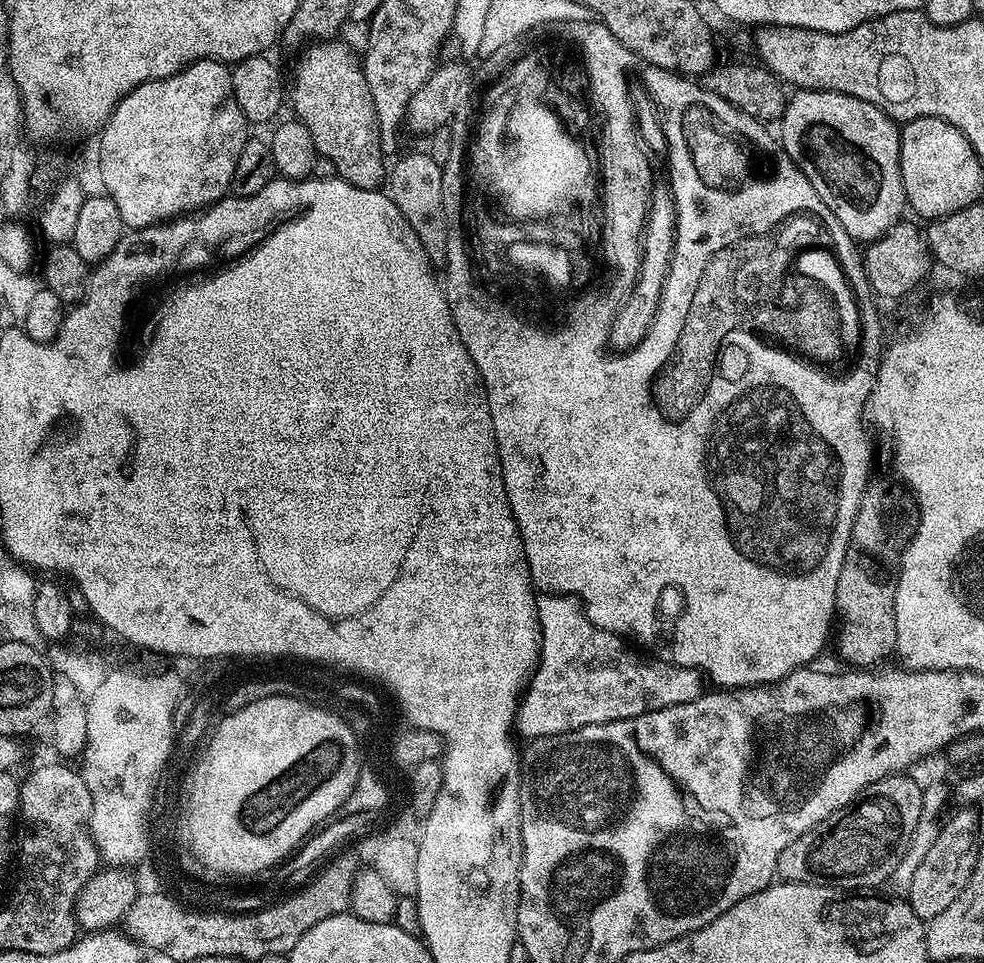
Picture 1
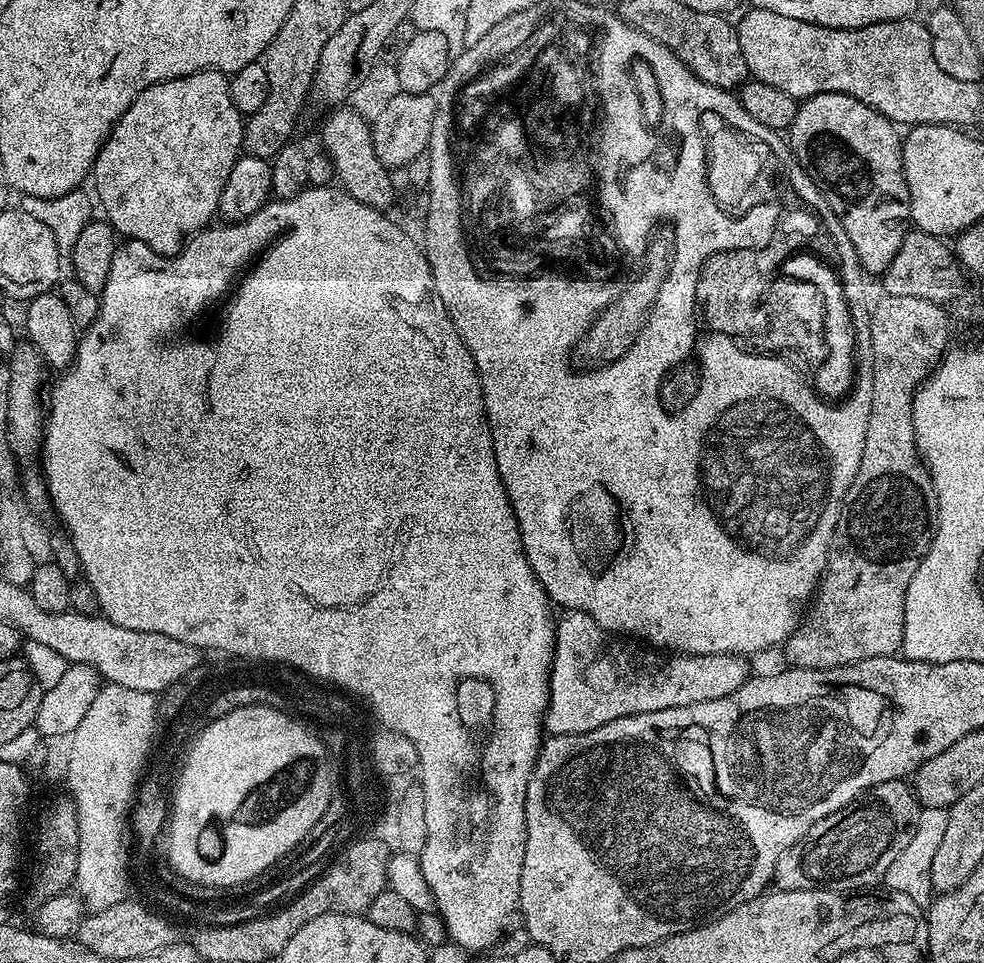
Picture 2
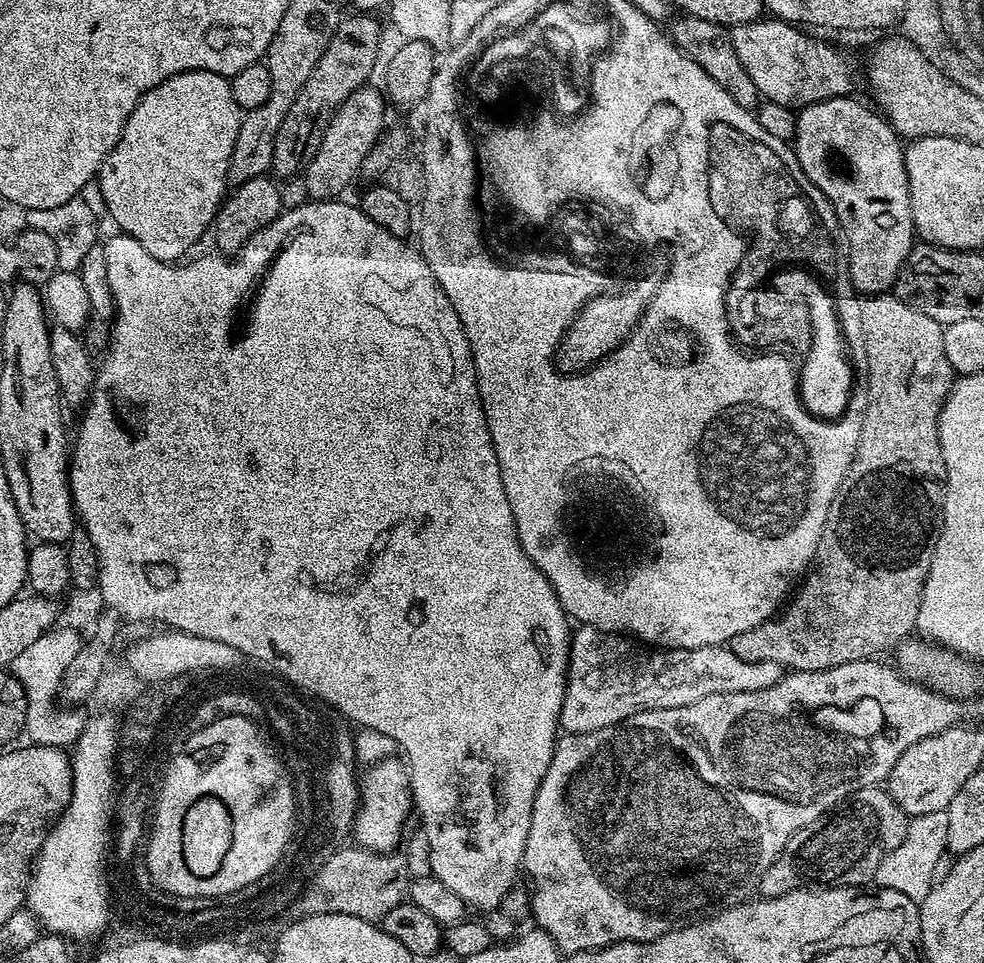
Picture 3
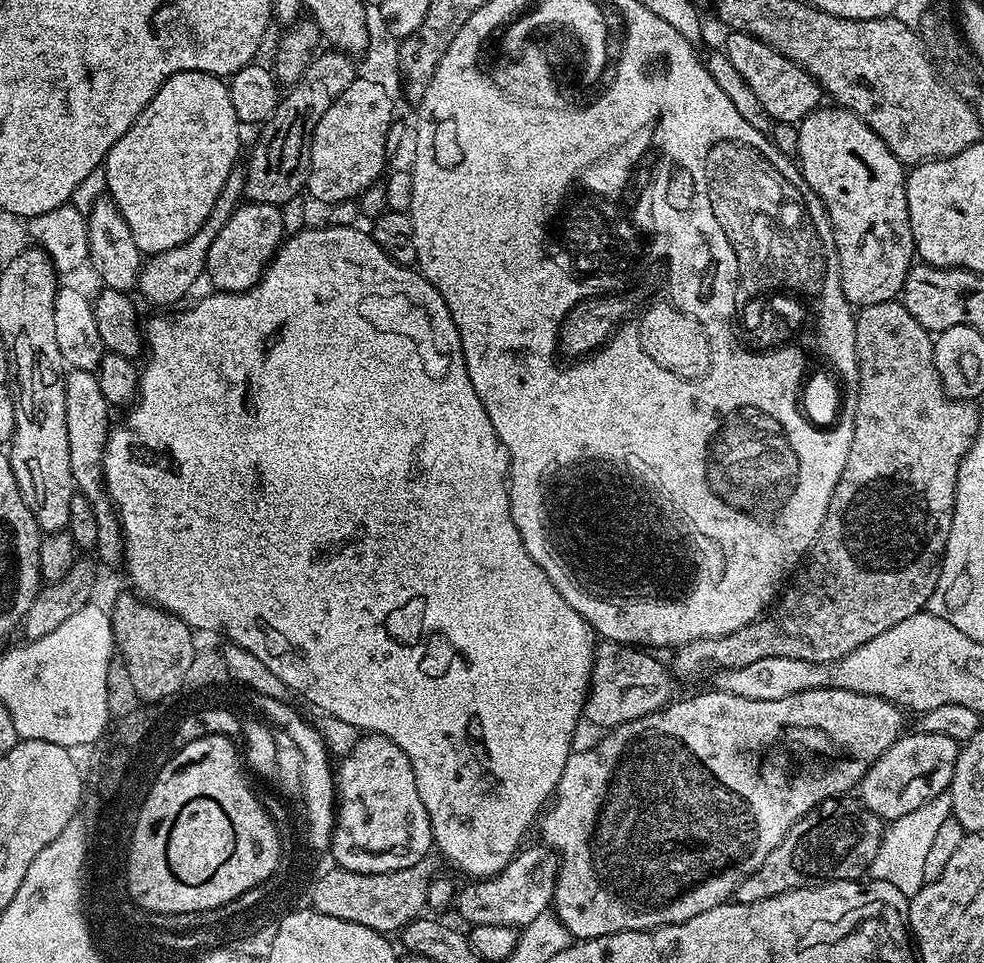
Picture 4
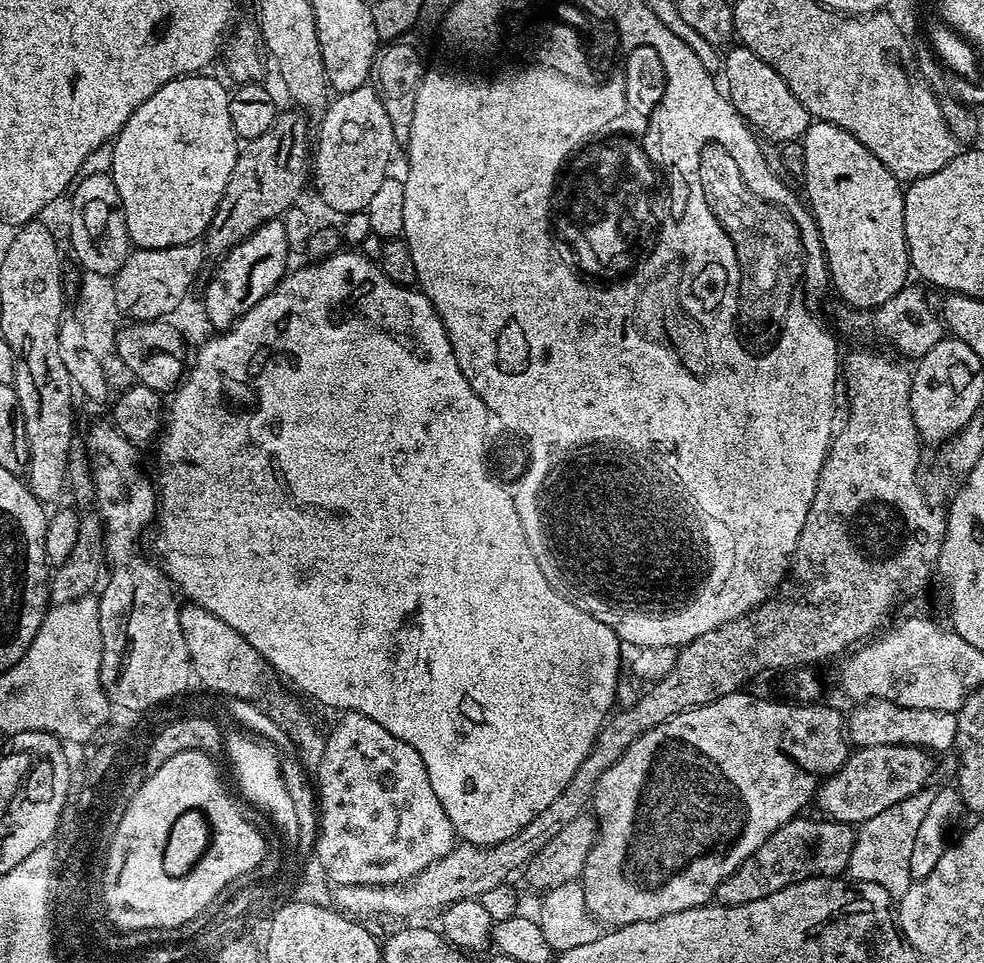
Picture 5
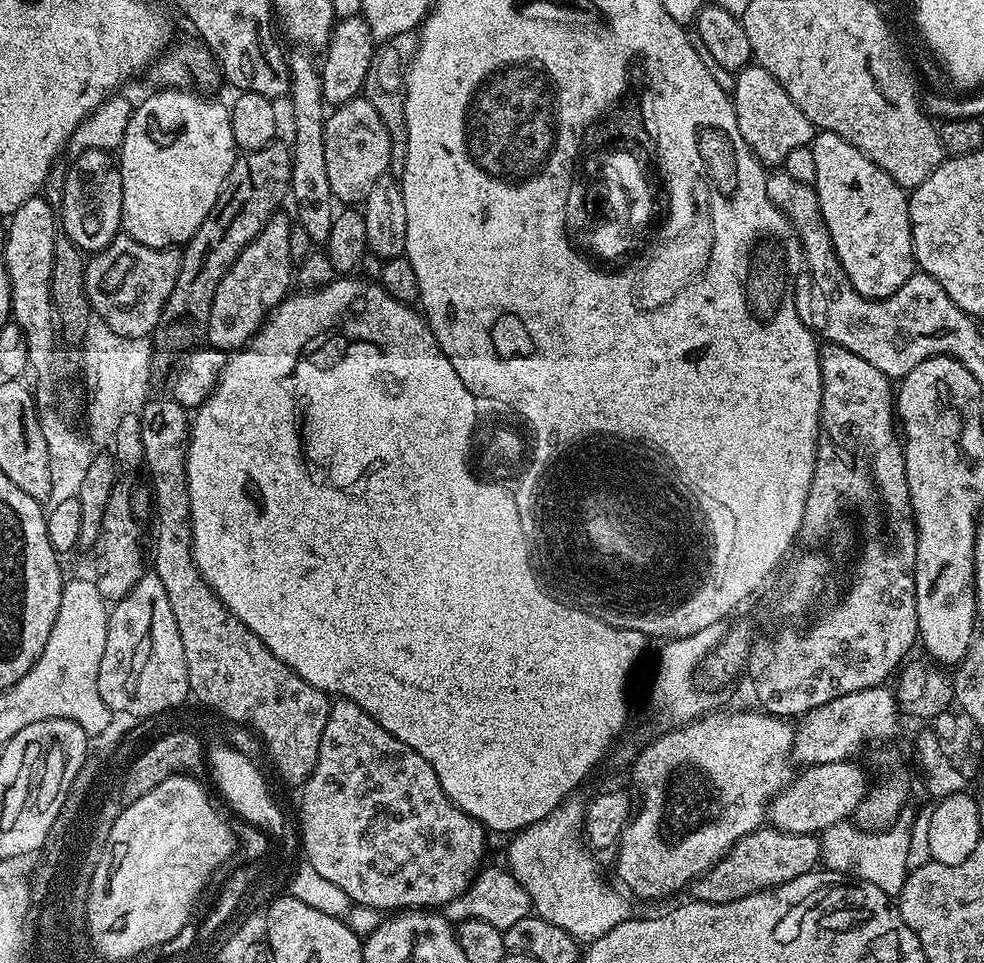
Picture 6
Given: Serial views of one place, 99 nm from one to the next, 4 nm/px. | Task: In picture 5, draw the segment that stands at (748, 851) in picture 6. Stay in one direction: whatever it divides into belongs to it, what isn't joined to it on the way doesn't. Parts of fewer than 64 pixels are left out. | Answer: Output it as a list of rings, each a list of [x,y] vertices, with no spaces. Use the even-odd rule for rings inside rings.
[[[797,818],[786,822],[762,846],[750,859],[742,862],[732,874],[722,881],[716,888],[715,899],[721,904],[741,904],[742,902],[754,902],[758,898],[766,898],[766,894],[774,894],[791,884],[797,884],[803,880],[809,880],[815,876],[839,877],[847,869],[850,856],[854,850],[856,832],[851,824],[839,824],[837,820],[819,818],[820,820],[804,820]]]

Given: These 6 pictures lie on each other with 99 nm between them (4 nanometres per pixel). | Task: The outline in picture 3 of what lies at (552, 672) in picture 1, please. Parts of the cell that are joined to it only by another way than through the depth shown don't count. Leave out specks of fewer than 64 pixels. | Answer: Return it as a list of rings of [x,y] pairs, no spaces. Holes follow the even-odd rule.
[[[580,624],[577,629],[571,633],[568,645],[568,681],[560,711],[559,727],[565,733],[602,730],[634,714],[690,706],[702,698],[710,698],[710,694],[766,690],[786,675],[786,669],[778,662],[746,662],[723,644],[707,644],[701,648],[657,648],[645,646],[623,634],[603,632],[589,624]]]

